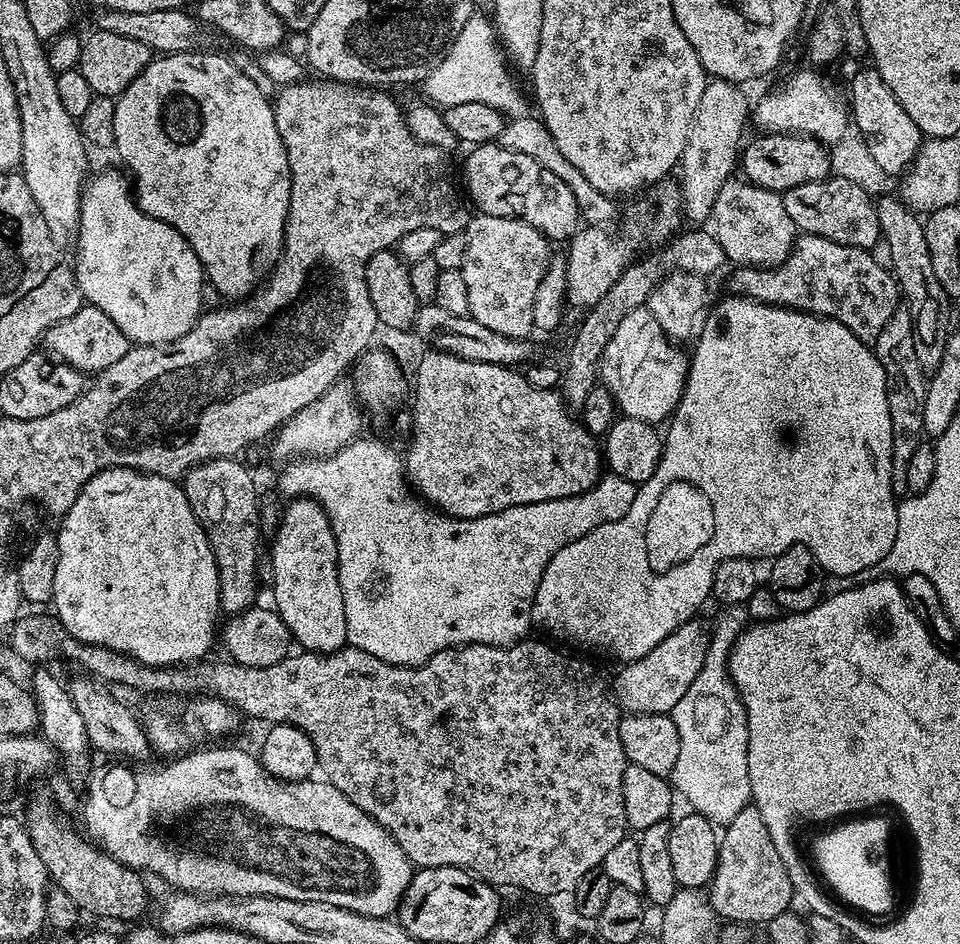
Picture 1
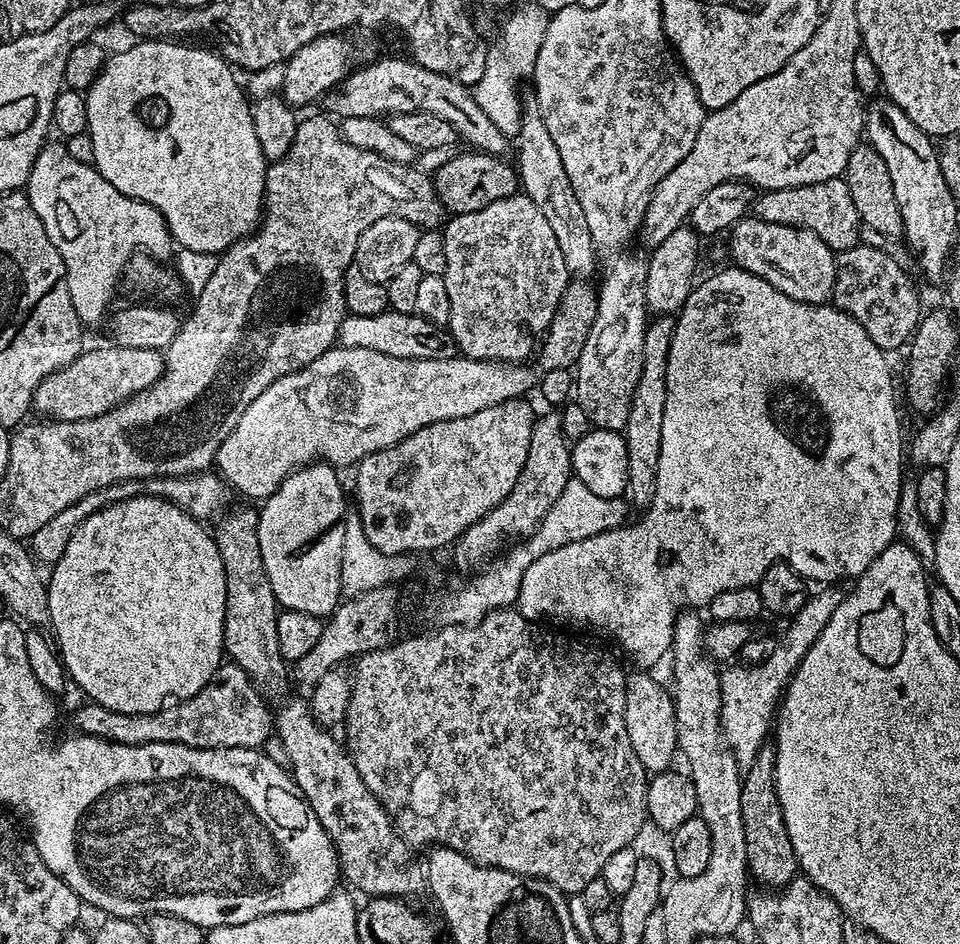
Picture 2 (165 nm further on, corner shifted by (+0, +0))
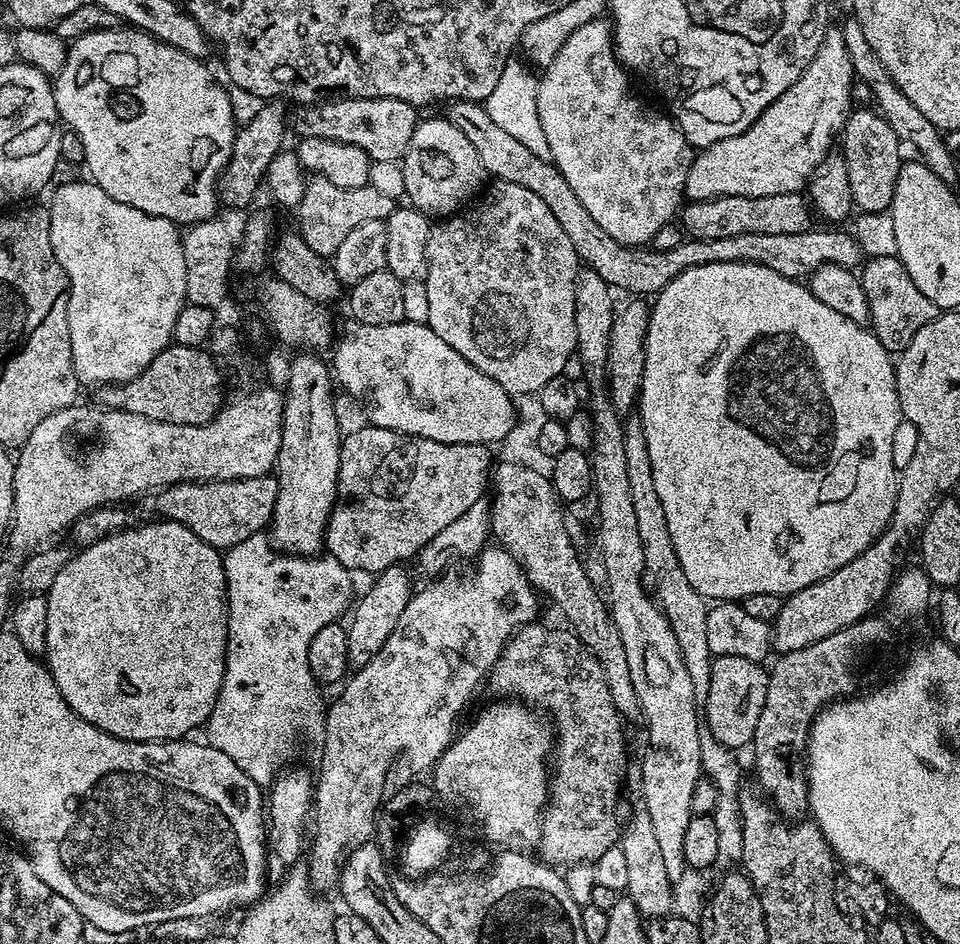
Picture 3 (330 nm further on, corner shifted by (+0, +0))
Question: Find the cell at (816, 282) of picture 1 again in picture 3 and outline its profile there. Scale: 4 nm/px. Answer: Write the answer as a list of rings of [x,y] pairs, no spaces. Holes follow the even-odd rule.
[[[874,256],[867,263],[863,265],[865,268],[864,272],[862,271],[862,279],[870,306],[871,331],[875,332],[878,342],[882,342],[882,346],[889,354],[899,354],[906,346],[910,346],[914,334],[918,334],[918,330],[922,330],[922,326],[926,326],[926,322],[930,322],[937,316],[938,309],[935,304],[930,302],[930,298],[926,298],[926,294],[922,294],[922,290],[918,290],[918,286],[914,286],[914,278],[910,278],[910,274],[906,274],[906,266],[901,262],[899,256]]]

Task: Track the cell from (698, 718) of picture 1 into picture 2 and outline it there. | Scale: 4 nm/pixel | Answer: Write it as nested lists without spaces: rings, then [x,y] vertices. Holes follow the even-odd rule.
[[[805,607],[802,610],[798,610],[795,616],[791,617],[791,619],[787,621],[788,629],[786,629],[785,632],[781,634],[780,645],[778,645],[777,648],[774,649],[773,652],[769,654],[768,661],[766,661],[765,664],[756,664],[753,666],[753,668],[743,668],[742,665],[733,663],[731,666],[728,666],[728,667],[733,666],[733,668],[728,668],[726,670],[723,669],[723,671],[720,672],[720,731],[724,733],[724,739],[726,741],[726,744],[728,748],[731,749],[731,752],[736,755],[736,763],[739,765],[741,769],[746,770],[747,768],[749,768],[749,766],[752,765],[752,763],[754,762],[754,758],[758,754],[758,750],[765,743],[765,741],[767,741],[764,739],[766,739],[767,736],[769,739],[770,727],[773,725],[774,715],[777,713],[778,710],[778,701],[781,699],[782,691],[788,685],[789,677],[792,676],[793,672],[796,671],[796,667],[801,663],[801,661],[804,660],[806,656],[806,650],[810,650],[810,646],[814,646],[814,642],[818,642],[818,631],[812,630],[809,632],[809,636],[808,636],[809,614],[810,614],[809,609]]]

